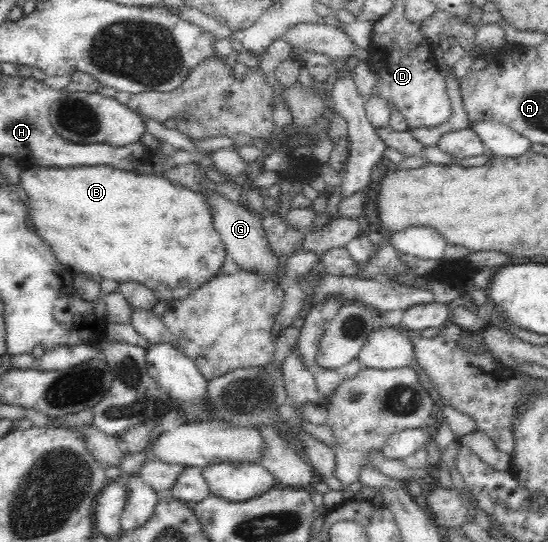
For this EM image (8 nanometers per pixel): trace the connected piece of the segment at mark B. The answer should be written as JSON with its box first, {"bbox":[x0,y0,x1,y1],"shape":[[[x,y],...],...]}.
{"bbox":[18,165,226,302],"shape":[[[110,165],[77,166],[77,167],[43,167],[33,166],[21,171],[18,186],[23,191],[23,205],[26,209],[26,221],[30,227],[45,242],[51,250],[54,259],[61,265],[70,268],[70,271],[99,275],[102,279],[114,279],[117,282],[133,280],[145,284],[154,293],[155,298],[167,302],[171,299],[184,298],[191,290],[197,289],[202,283],[213,278],[216,271],[223,266],[223,255],[226,253],[219,234],[212,226],[212,215],[207,209],[206,199],[199,191],[176,186],[163,175],[140,175],[135,172],[124,171]]]}

